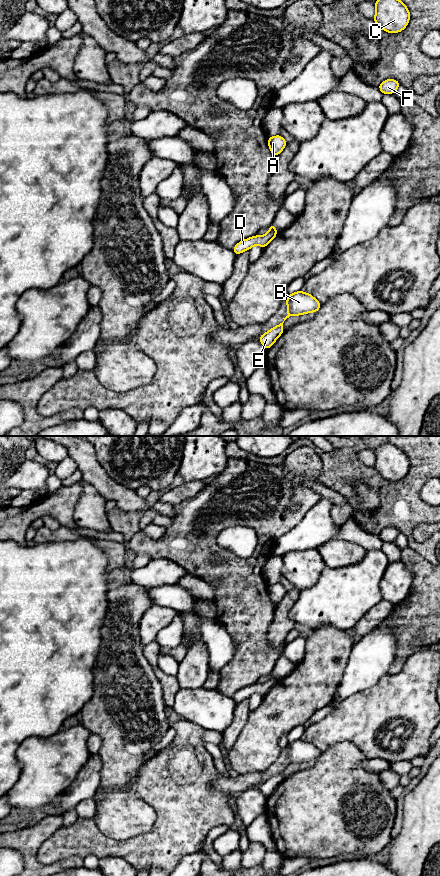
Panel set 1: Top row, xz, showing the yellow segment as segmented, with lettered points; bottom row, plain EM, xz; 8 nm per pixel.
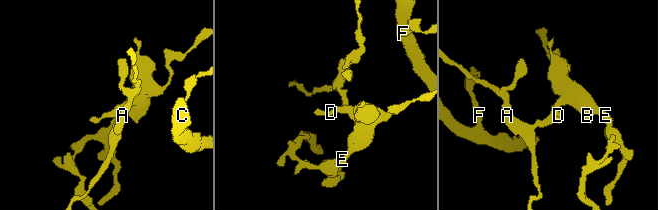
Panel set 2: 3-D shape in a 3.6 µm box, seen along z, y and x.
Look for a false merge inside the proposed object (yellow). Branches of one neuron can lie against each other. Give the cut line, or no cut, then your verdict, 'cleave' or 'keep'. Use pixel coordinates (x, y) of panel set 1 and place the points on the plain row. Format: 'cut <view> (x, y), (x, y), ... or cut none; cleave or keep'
cut xz (269, 678), (276, 679); cleave

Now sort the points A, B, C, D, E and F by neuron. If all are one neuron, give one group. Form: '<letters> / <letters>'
A C F / B D E

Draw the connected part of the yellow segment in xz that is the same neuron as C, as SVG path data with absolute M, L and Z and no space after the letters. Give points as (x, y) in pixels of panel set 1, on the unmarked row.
M388 442L374 451L376 459L373 468L379 476L388 481L399 481L406 476L410 460L402 449Z

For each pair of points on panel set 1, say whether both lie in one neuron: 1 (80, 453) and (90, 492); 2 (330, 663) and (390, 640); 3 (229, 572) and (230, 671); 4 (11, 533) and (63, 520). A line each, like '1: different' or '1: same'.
1: different
2: different
3: same
4: same

